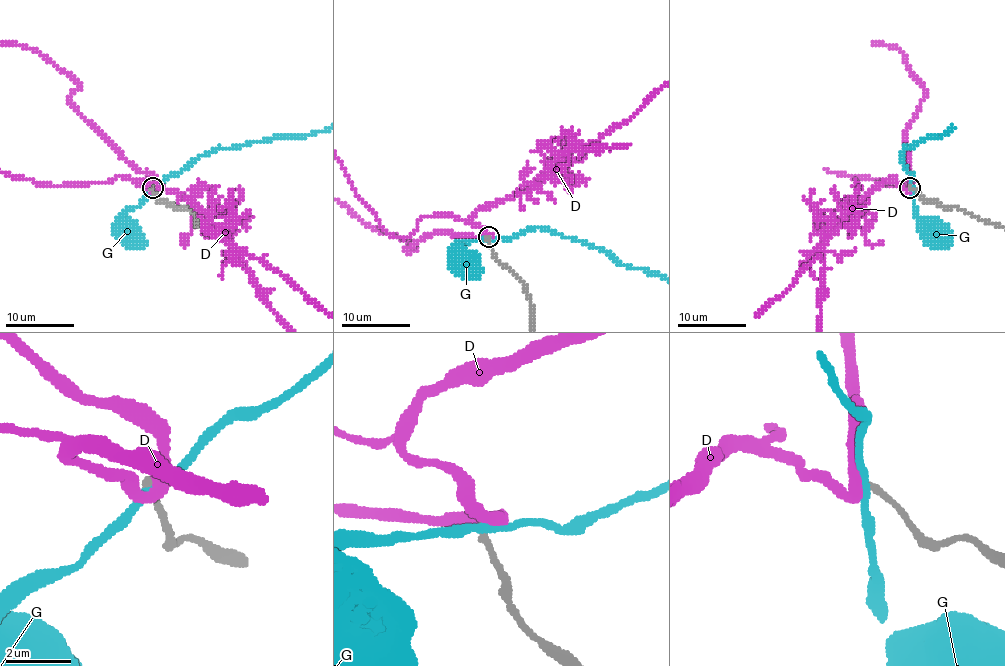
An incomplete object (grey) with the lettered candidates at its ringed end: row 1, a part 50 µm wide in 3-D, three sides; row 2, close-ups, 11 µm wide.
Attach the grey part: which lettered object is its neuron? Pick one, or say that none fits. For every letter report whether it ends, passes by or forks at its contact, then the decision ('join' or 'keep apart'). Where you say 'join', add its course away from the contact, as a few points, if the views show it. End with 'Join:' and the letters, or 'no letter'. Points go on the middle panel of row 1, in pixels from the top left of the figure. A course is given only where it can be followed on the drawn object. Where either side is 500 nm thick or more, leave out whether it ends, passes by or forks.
D: it passes by; keep apart
G: it passes by; keep apart
Join: no letter

